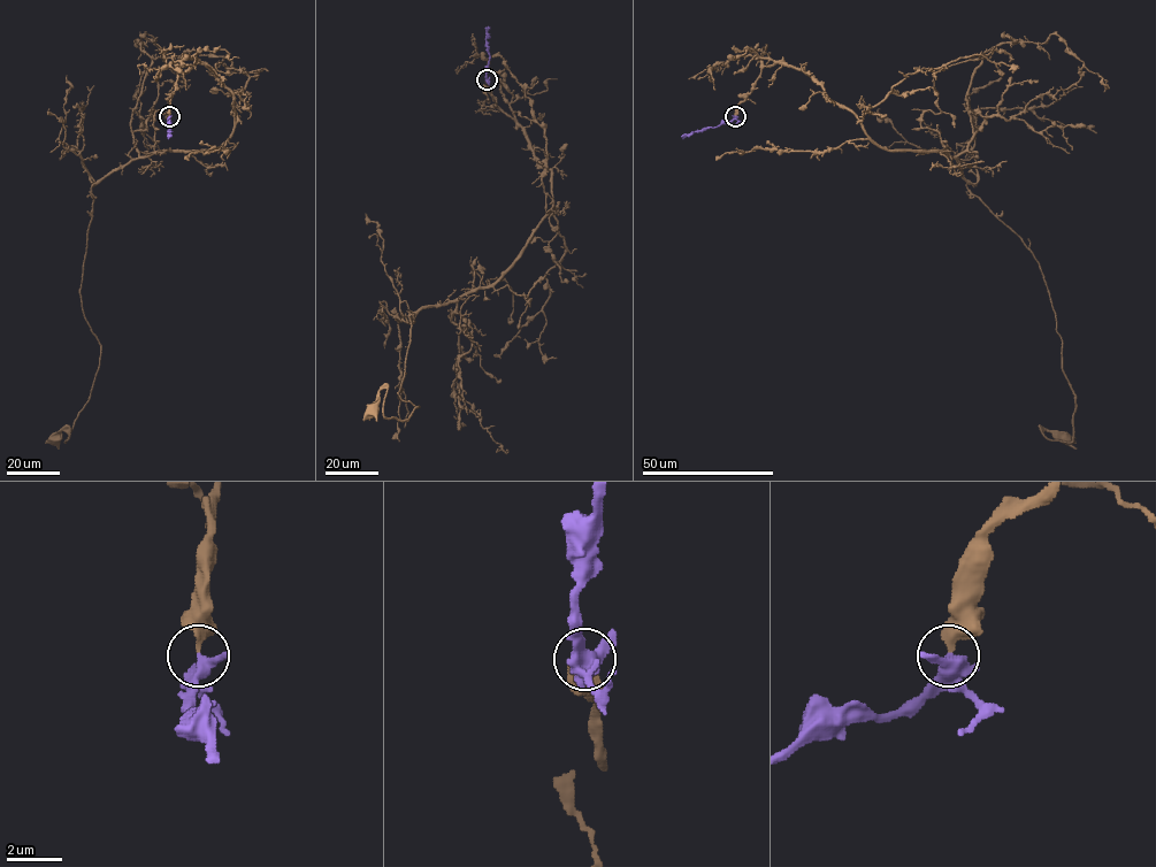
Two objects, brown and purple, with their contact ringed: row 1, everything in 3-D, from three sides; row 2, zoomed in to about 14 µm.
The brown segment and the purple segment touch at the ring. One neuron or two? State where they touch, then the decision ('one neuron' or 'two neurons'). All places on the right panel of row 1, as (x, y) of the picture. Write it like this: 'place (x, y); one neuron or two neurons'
place (735, 116); one neuron

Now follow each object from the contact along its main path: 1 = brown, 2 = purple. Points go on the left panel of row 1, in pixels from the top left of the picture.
1: (168, 115), (183, 67), (234, 97), (219, 147), (158, 151), (91, 188), (81, 288), (99, 369), (56, 439)
2: (168, 116), (170, 137)

